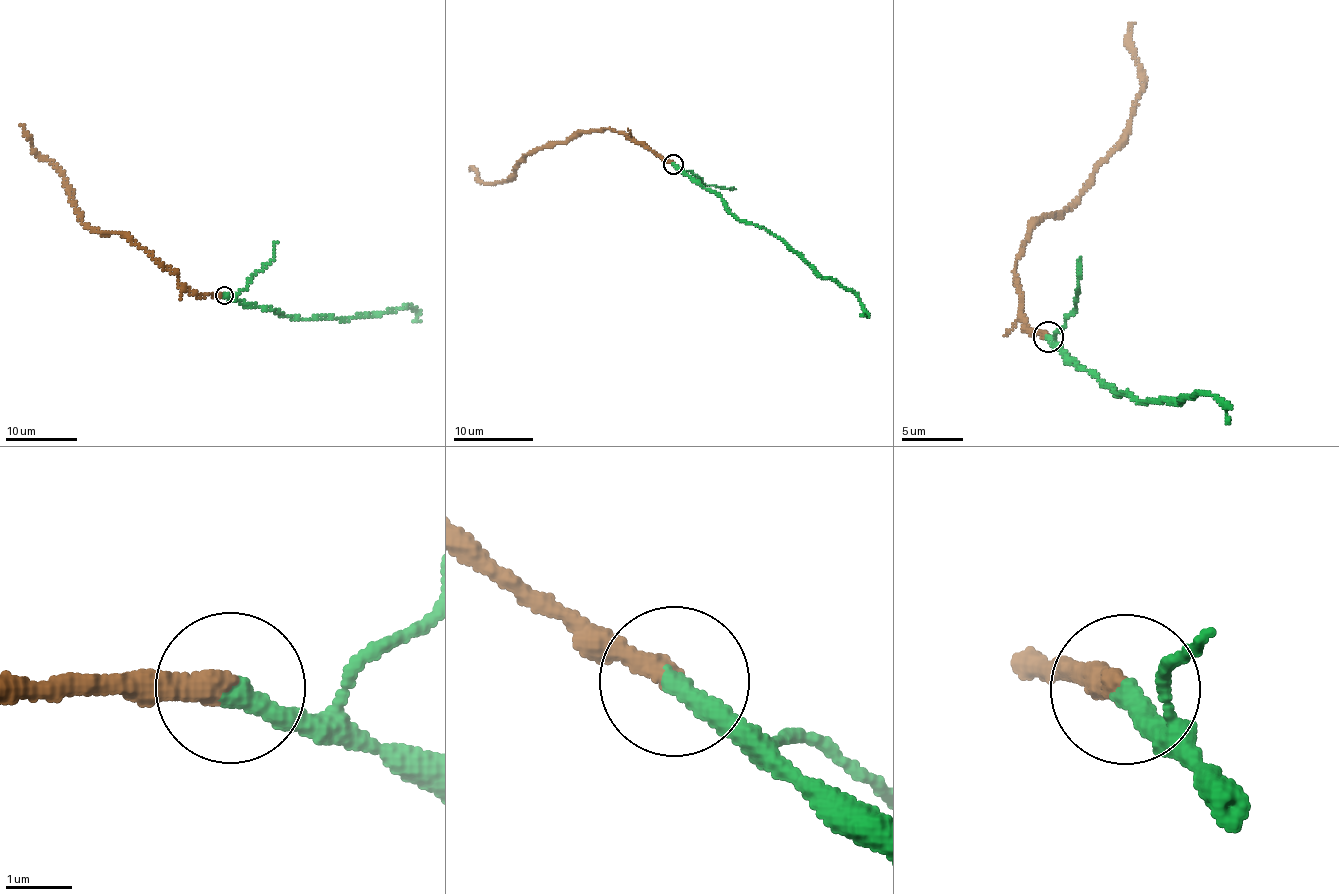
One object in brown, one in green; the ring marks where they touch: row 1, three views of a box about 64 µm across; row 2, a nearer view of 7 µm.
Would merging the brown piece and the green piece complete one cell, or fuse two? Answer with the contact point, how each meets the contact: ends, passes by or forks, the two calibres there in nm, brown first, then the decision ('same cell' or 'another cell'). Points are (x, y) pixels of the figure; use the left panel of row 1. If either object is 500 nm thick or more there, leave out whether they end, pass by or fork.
place (224, 295); brown ends; green ends; calibres 340 and 340 nm; same cell

